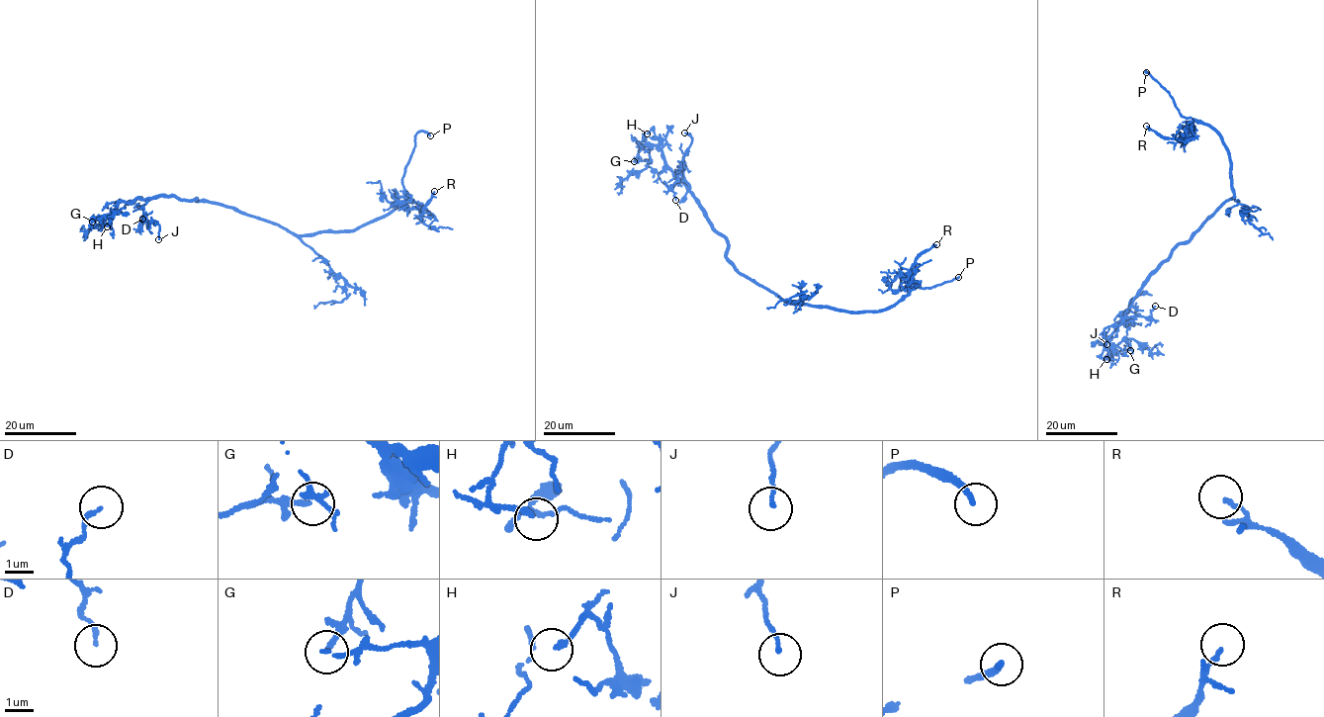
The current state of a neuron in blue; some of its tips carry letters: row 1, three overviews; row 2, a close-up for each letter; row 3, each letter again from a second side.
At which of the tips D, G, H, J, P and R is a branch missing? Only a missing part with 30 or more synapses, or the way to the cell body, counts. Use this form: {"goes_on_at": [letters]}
{"goes_on_at": ["P"]}

